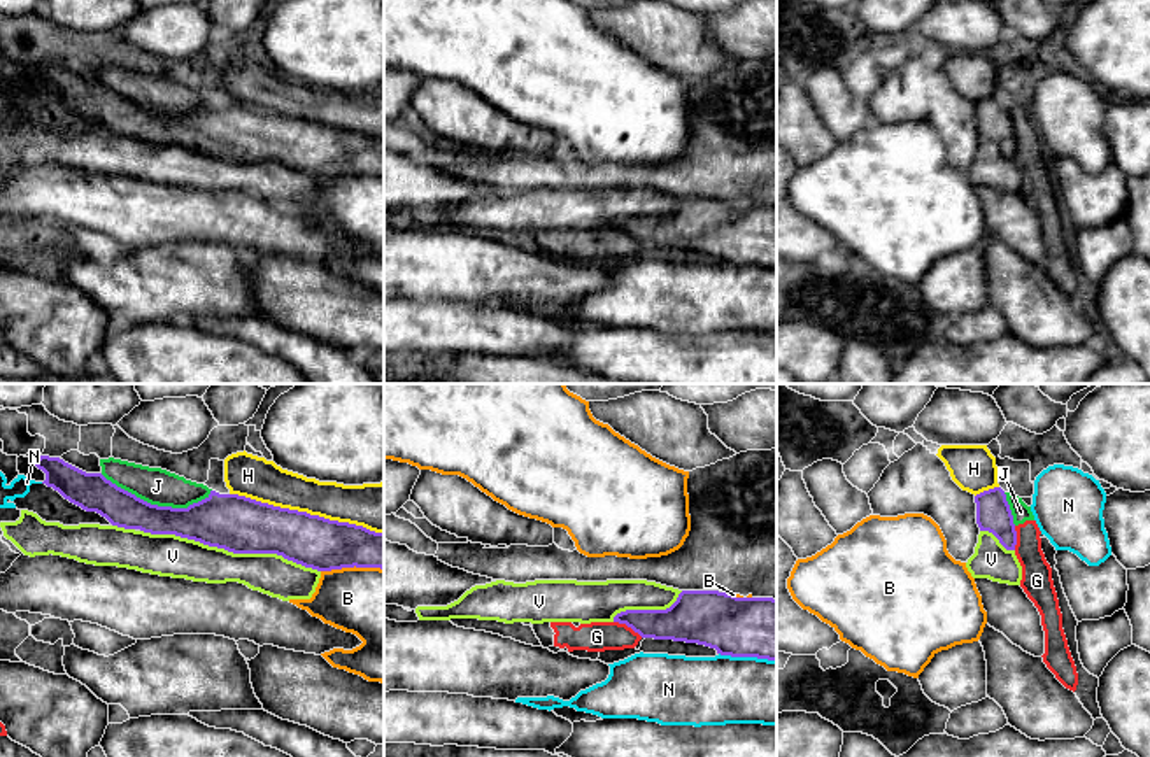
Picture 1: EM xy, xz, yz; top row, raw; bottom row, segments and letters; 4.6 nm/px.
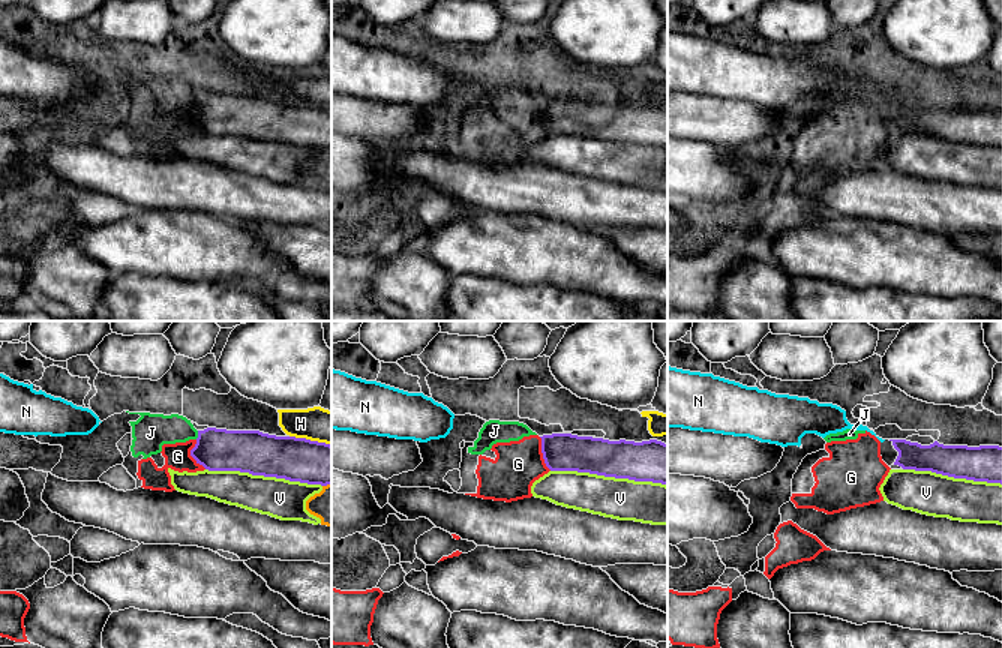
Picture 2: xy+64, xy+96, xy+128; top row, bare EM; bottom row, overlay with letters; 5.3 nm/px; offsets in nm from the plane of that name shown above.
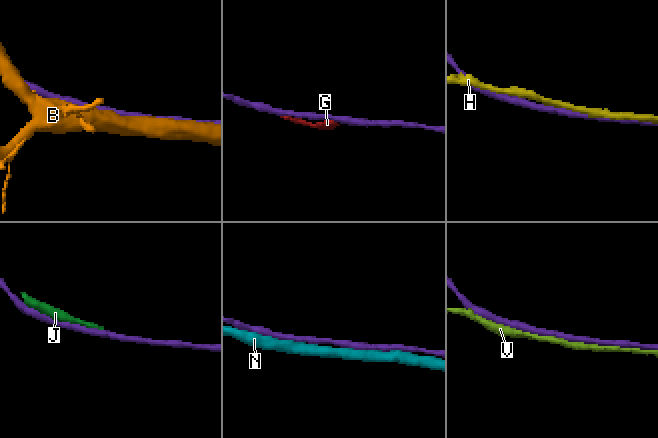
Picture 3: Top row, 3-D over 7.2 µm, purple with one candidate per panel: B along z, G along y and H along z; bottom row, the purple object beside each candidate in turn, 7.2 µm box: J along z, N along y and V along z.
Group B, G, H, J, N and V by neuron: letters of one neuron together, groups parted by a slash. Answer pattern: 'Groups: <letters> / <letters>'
Groups: B / G J / H / N / V

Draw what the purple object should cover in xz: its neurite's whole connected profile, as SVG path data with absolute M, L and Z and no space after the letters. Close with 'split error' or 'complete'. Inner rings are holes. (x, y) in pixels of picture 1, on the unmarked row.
M682 198L666 217L626 217L614 224L642 245L698 251L721 263L777 268L777 207L719 198Z | complete

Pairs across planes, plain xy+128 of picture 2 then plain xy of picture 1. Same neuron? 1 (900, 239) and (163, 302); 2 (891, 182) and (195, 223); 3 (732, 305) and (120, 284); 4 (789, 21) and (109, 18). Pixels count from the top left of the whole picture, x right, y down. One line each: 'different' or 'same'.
1: same
2: same
3: different
4: different

